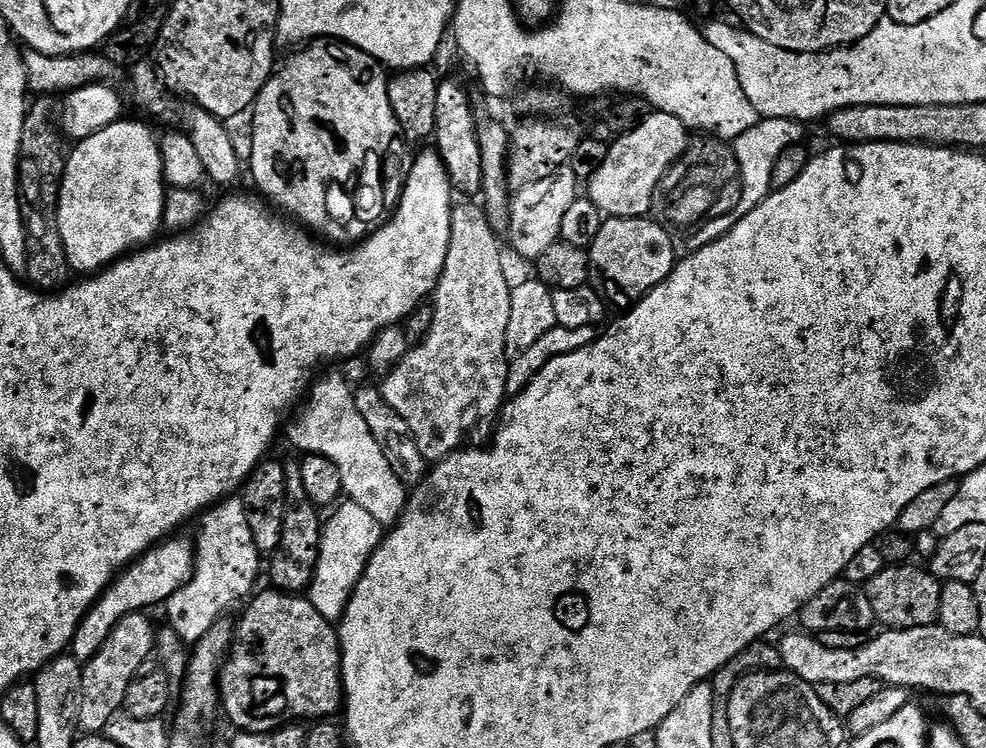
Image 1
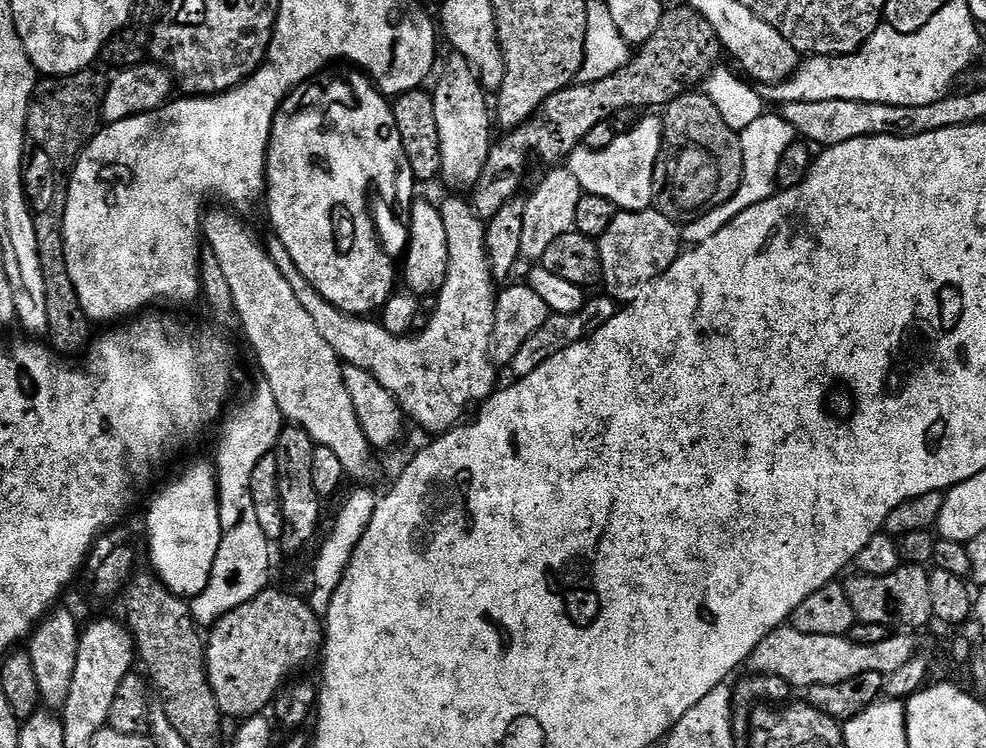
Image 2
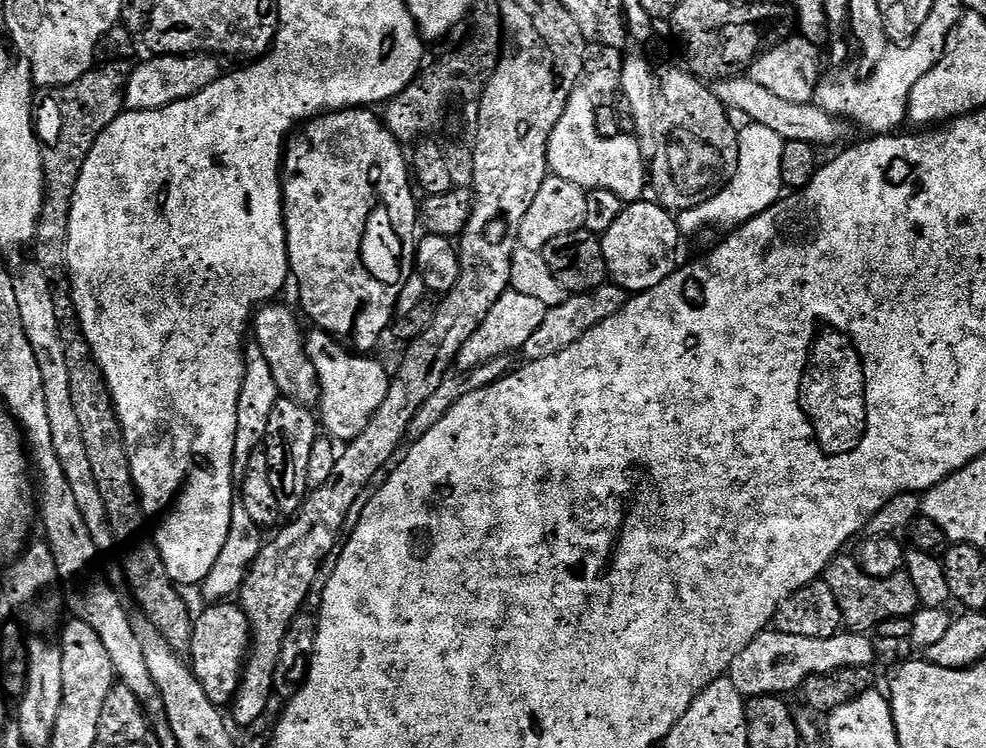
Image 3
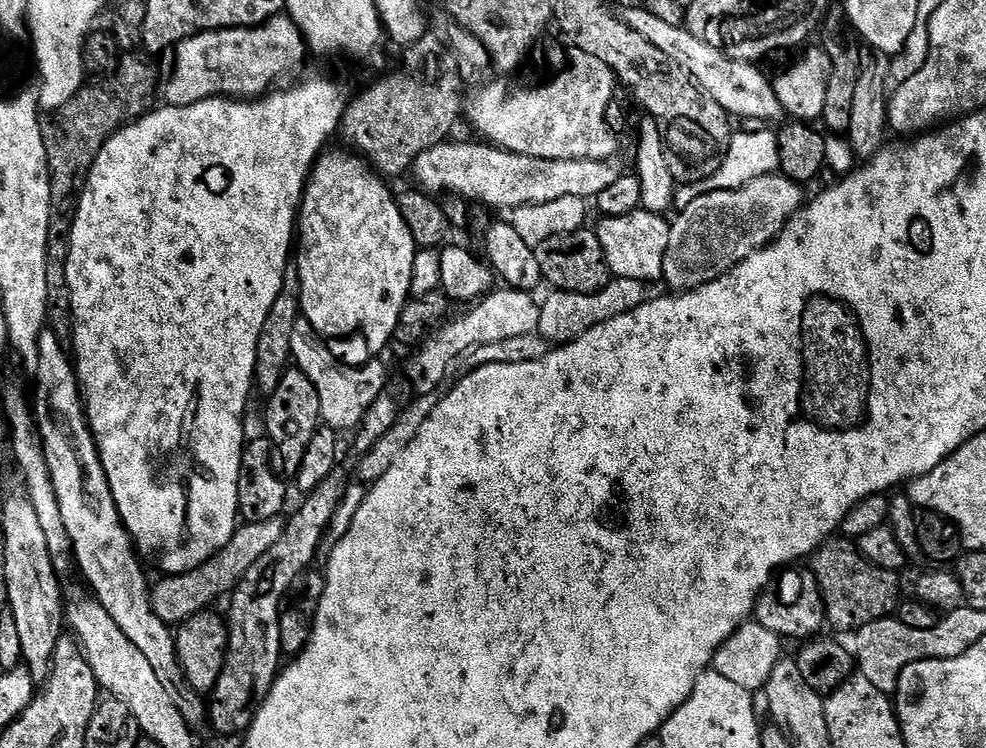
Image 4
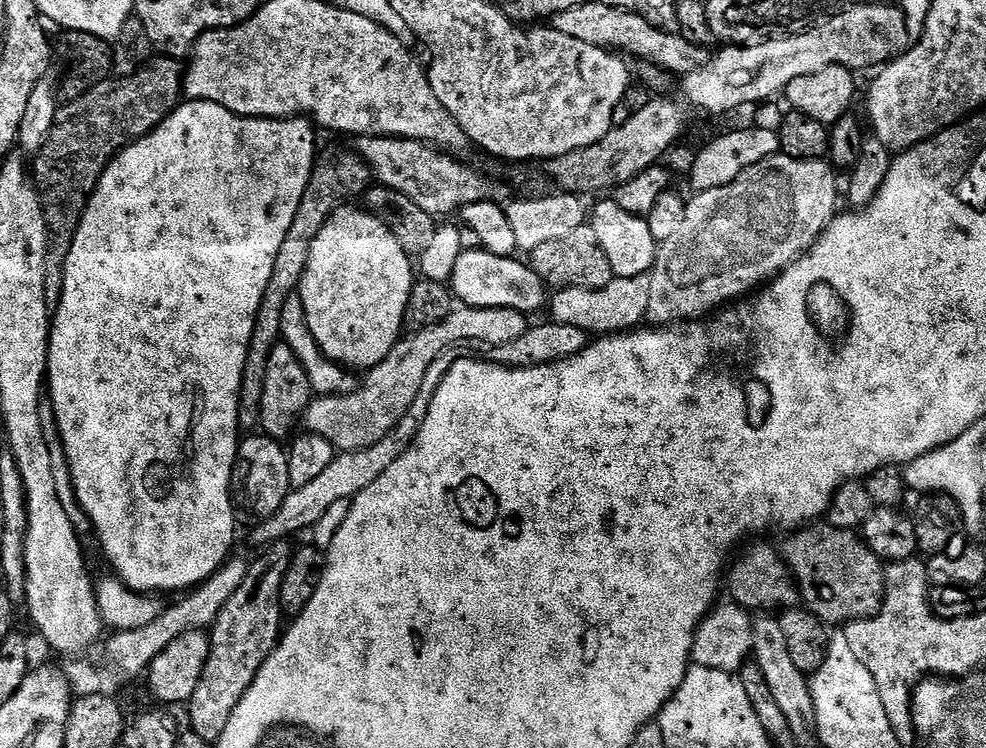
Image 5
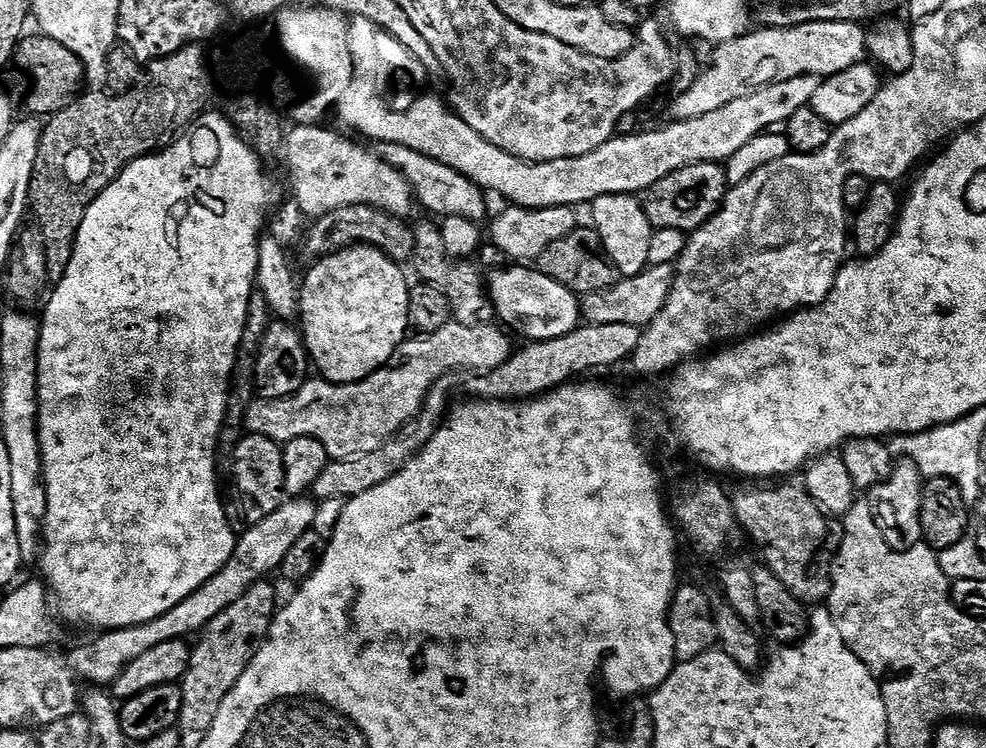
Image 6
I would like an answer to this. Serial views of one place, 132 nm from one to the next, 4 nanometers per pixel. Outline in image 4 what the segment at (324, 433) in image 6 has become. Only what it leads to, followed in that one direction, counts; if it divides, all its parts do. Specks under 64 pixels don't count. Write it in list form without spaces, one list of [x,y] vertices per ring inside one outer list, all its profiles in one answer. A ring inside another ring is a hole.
[[[501,287],[475,301],[465,316],[449,319],[439,330],[432,333],[423,344],[415,349],[416,357],[408,364],[408,380],[413,393],[425,396],[439,389],[439,384],[448,376],[455,360],[459,361],[471,348],[481,348],[505,338],[519,338],[521,334],[539,332],[540,304],[530,292],[519,292],[517,288]]]

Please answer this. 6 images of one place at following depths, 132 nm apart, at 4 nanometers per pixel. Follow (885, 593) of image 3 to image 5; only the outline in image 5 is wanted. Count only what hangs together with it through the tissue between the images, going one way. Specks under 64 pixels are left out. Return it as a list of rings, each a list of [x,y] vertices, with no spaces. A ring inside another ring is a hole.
[[[813,522],[799,530],[793,531],[792,536],[785,542],[782,547],[782,555],[789,568],[792,570],[792,577],[796,580],[796,586],[800,590],[800,598],[803,607],[807,608],[809,612],[814,615],[826,626],[843,626],[851,624],[854,620],[866,620],[876,615],[880,607],[884,604],[884,569],[886,567],[885,561],[879,560],[871,550],[864,545],[863,539],[853,530],[842,530],[836,528],[833,524],[827,522]]]

